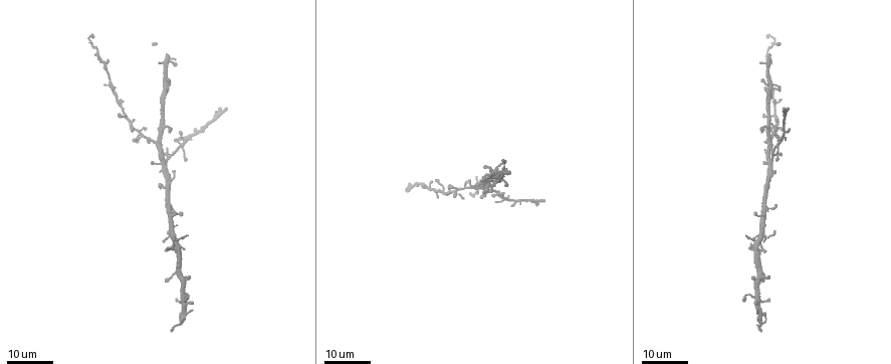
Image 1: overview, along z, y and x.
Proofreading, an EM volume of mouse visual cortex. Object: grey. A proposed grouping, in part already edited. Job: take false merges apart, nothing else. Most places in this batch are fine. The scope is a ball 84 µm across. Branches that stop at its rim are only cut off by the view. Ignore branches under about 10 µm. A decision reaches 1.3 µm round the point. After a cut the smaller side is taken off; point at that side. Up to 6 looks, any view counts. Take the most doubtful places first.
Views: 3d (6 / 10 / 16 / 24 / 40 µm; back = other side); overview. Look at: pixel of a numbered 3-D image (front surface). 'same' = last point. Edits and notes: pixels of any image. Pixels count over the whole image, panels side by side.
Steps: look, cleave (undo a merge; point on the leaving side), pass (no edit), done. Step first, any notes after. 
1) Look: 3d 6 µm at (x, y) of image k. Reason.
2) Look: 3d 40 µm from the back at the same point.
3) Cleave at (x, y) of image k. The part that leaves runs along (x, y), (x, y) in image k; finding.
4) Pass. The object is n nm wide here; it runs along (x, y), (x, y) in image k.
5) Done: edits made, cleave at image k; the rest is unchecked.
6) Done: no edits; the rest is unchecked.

Look: 3d 24 µm at (156, 142) of image 1.

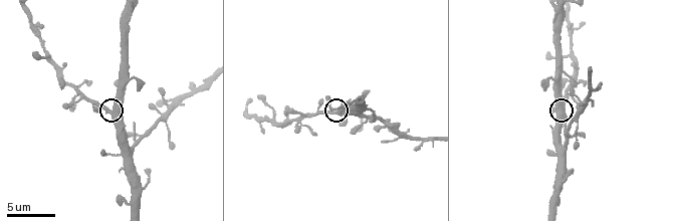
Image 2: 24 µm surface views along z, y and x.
Look: 3d 10 µm at (109, 112) of image 2.

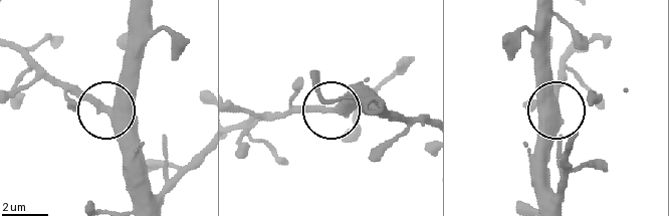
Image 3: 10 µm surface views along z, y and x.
Pass. Continuous, no second neuron.

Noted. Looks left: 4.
Look: 3d 10 µm at (132, 147) of image 2. Arms part here.

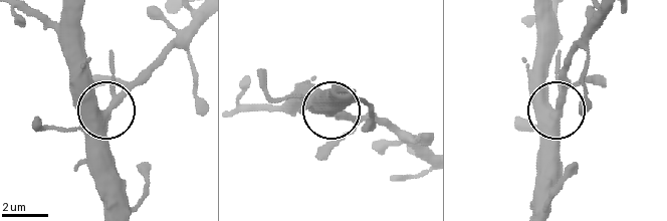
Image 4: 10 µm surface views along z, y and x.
Look: 3d 10 µm from the back at (553, 113) of image 4.

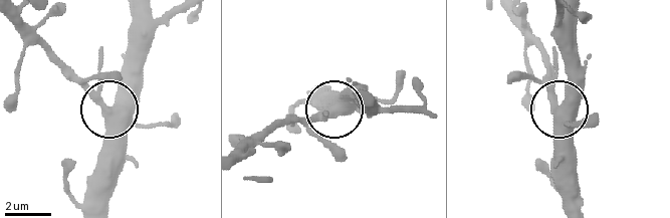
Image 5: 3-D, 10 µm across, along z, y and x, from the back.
Pass. The side arm is 19 µm long; one neuron here.

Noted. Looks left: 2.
Look: 3d 10 µm at (68, 84) of image 2. Sudden change in width.

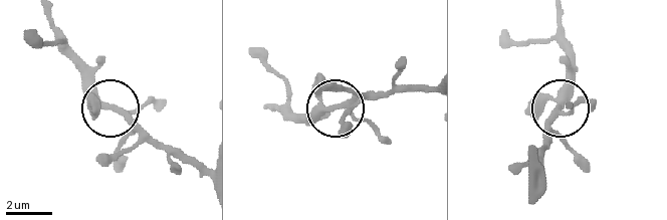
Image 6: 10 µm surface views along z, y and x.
Pass. The object is 280 nm wide here; it runs along (534, 184), (544, 133), (562, 103), (568, 53) in image 6; all the same neuron.

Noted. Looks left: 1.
Done: no edits; the rest is unchecked.

